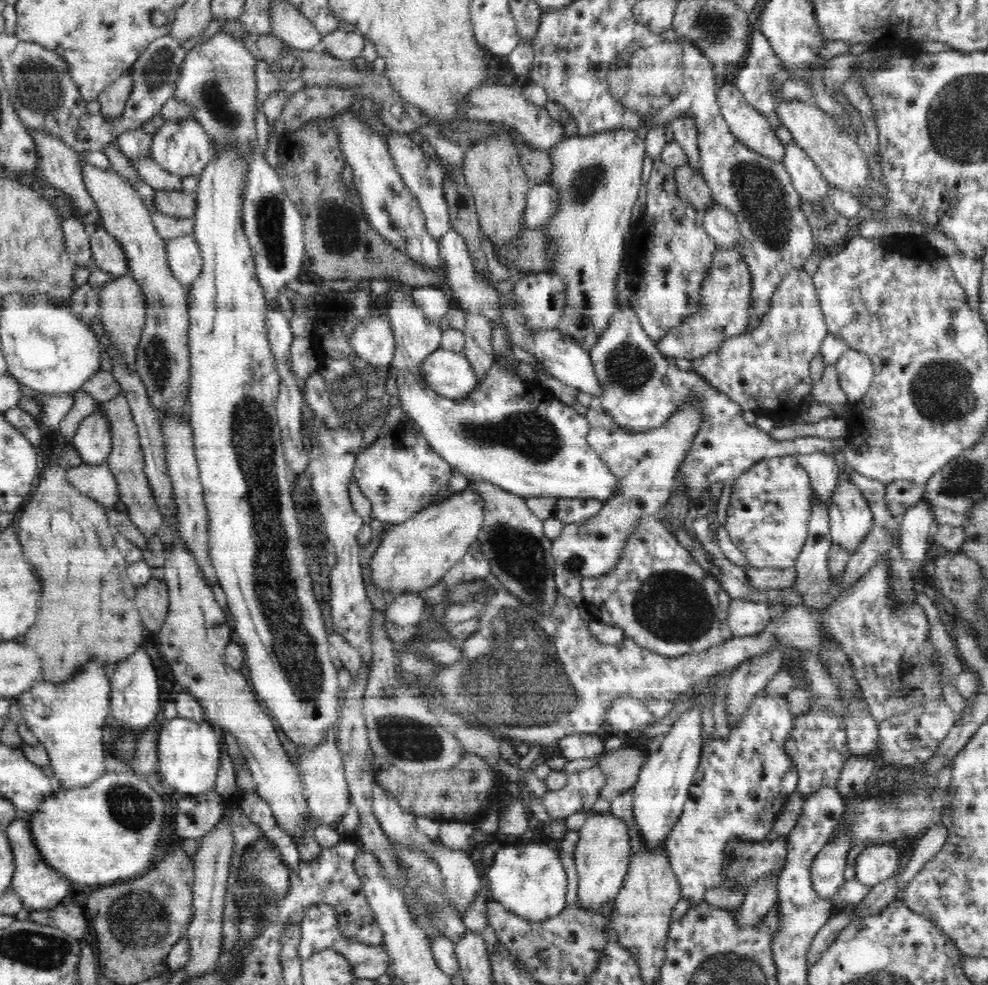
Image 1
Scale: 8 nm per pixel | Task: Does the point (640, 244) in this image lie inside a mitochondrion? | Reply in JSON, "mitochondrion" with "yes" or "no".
{"mitochondrion":"no"}

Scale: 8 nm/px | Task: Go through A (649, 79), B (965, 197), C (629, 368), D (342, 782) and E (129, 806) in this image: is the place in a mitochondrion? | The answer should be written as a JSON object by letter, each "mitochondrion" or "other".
{"A":"mitochondrion","B":"other","C":"mitochondrion","D":"other","E":"mitochondrion"}

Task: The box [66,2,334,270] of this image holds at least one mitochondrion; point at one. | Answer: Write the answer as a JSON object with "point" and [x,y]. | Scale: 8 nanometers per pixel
{"point":[211,94]}

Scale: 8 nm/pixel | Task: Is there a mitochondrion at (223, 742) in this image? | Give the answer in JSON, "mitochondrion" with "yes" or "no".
{"mitochondrion":"no"}

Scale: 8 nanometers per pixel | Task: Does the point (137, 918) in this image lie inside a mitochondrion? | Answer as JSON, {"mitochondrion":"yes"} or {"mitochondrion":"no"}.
{"mitochondrion":"yes"}

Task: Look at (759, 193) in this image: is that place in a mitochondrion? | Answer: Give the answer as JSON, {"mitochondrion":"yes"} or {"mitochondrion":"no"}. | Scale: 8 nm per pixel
{"mitochondrion":"yes"}

